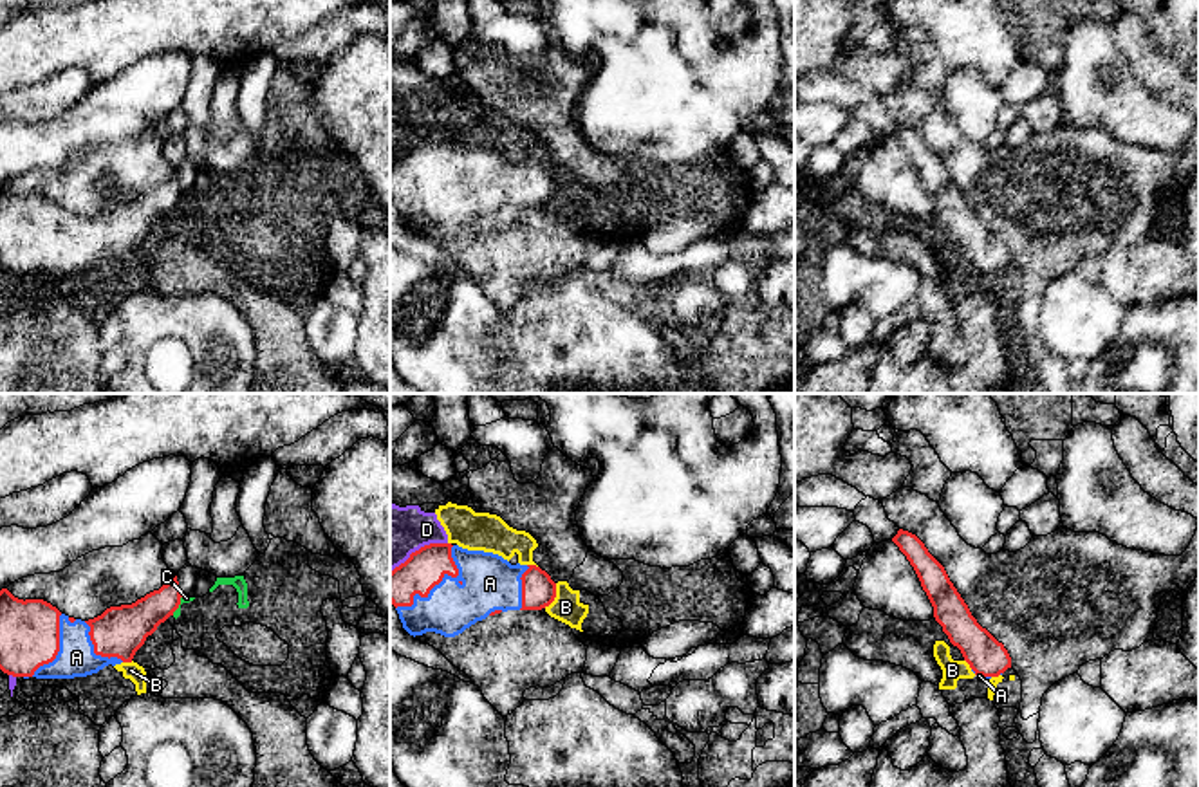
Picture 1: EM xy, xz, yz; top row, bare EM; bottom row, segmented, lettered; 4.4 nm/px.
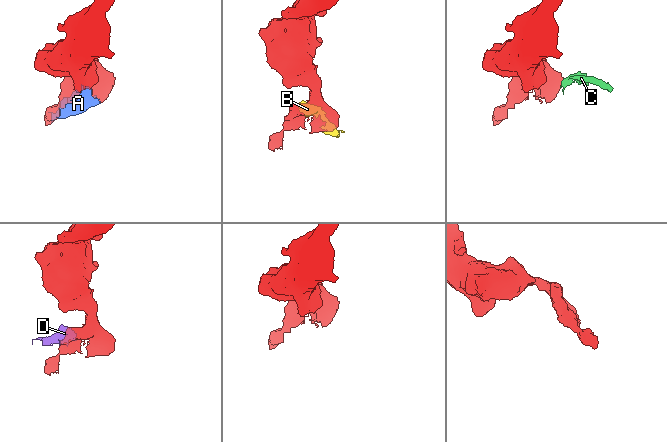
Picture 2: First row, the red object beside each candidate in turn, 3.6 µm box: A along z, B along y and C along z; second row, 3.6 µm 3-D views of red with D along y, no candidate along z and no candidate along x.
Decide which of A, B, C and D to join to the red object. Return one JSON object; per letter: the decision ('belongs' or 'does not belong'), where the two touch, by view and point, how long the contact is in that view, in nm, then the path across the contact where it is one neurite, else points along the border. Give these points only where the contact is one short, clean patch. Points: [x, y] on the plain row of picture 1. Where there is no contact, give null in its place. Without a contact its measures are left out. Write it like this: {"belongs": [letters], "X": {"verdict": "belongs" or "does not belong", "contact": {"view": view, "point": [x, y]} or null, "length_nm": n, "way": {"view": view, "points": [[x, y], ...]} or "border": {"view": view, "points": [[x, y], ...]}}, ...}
{"belongs": ["A"], "A": {"verdict": "belongs", "contact": {"view": "xz", "point": [437, 179]}, "length_nm": 380}, "B": {"verdict": "does not belong", "contact": {"view": "xz", "point": [555, 192]}, "length_nm": 130}, "C": {"verdict": "does not belong", "contact": {"view": "xy", "point": [179, 199]}, "length_nm": 100, "border": {"view": "xy", "points": [[181, 192], [181, 199], [172, 210]]}}, "D": {"verdict": "does not belong", "contact": {"view": "xz", "point": [419, 145]}, "length_nm": 300, "border": {"view": "xz", "points": [[446, 138], [421, 141], [390, 168]]}}}

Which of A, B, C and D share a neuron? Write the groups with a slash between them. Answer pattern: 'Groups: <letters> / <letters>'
Groups: A / B C D

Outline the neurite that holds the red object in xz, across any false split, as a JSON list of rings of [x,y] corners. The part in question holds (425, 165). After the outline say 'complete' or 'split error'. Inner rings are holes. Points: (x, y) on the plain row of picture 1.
[[[430,139],[390,168],[390,199],[410,231],[435,227],[455,233],[477,217],[507,206],[542,206],[556,193],[556,179],[536,161],[511,161],[498,150]]] | split error

